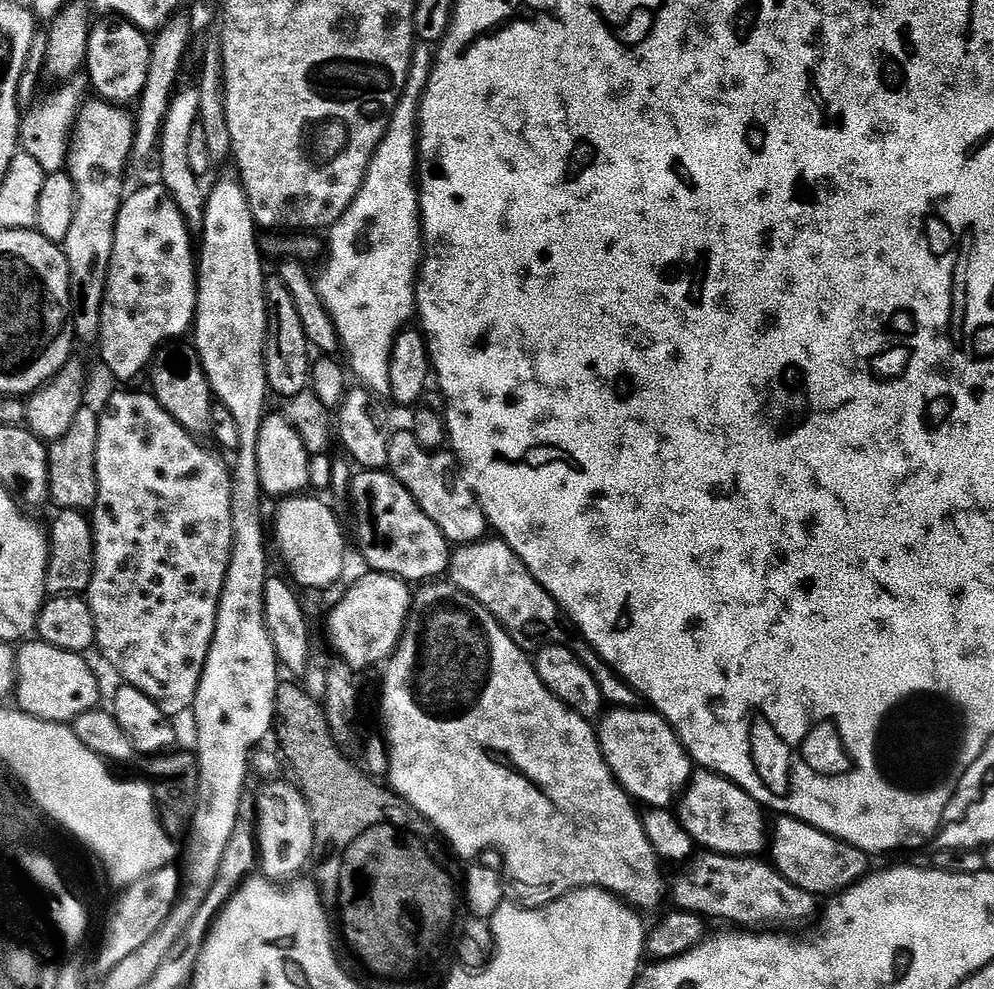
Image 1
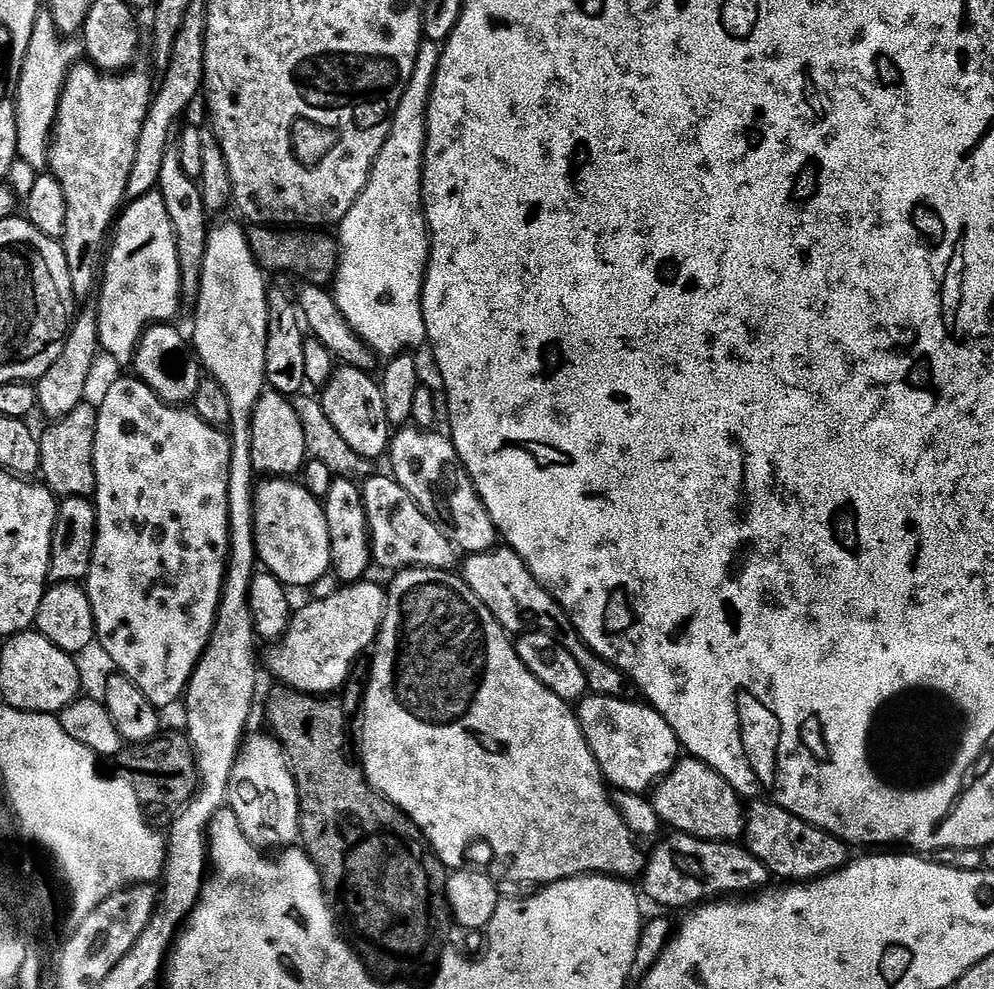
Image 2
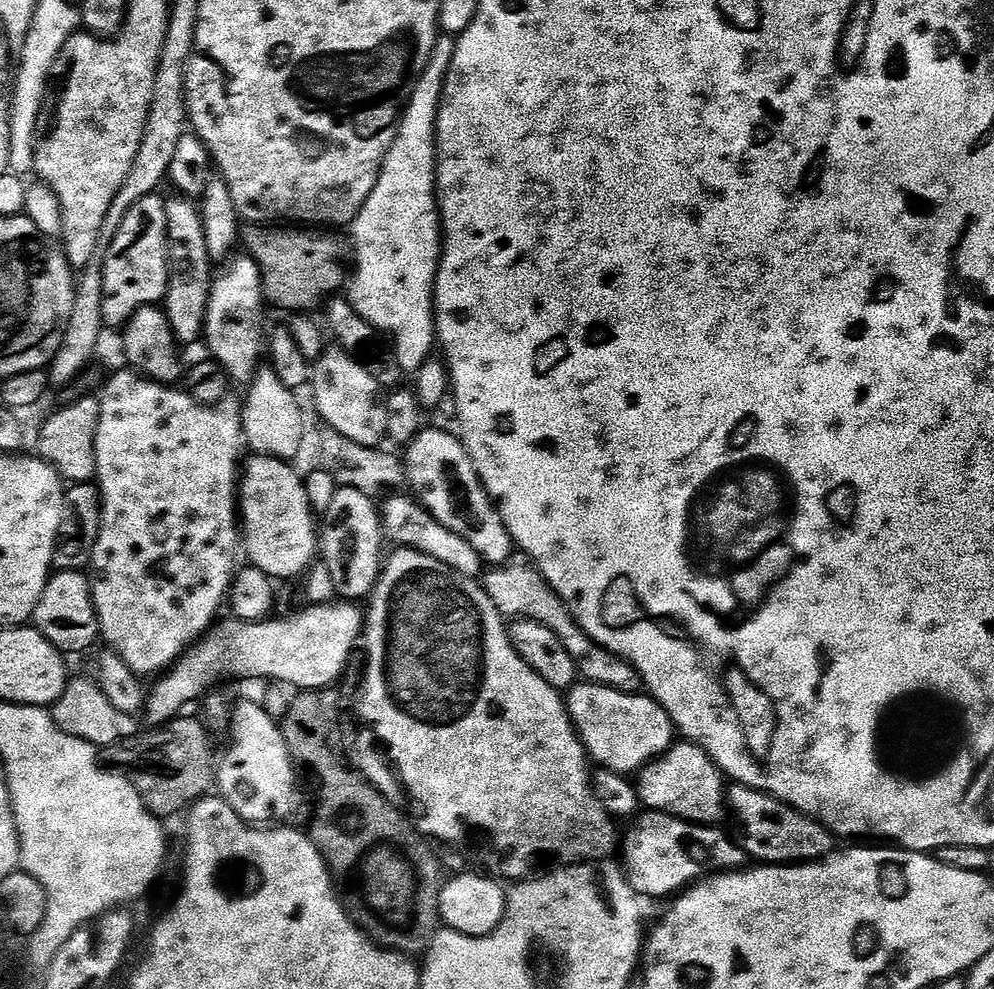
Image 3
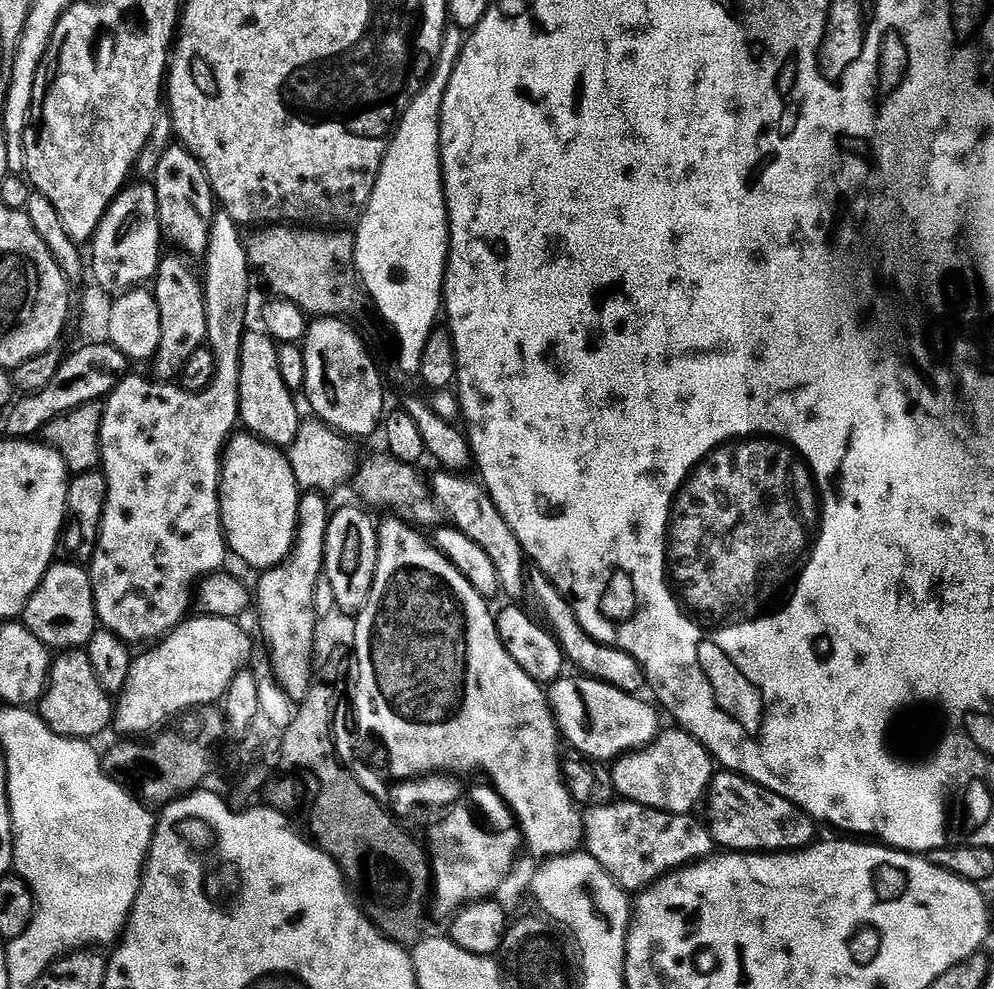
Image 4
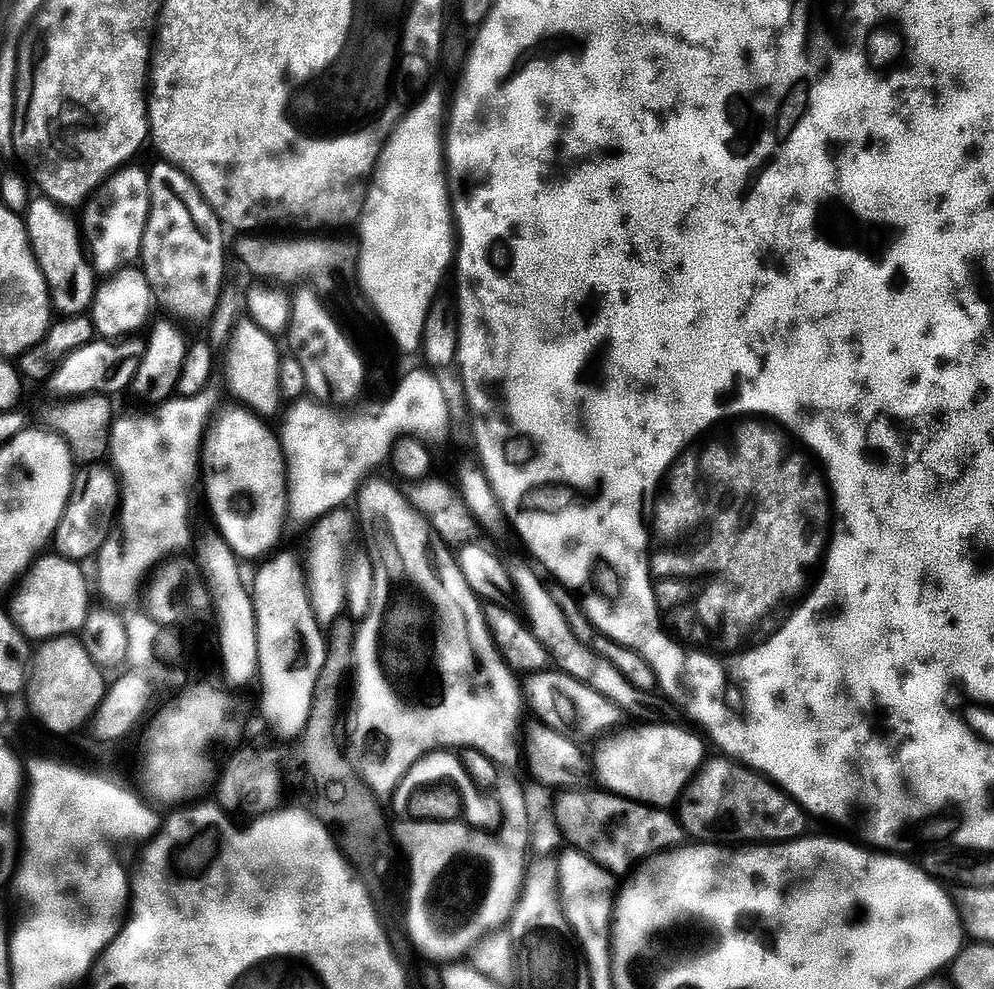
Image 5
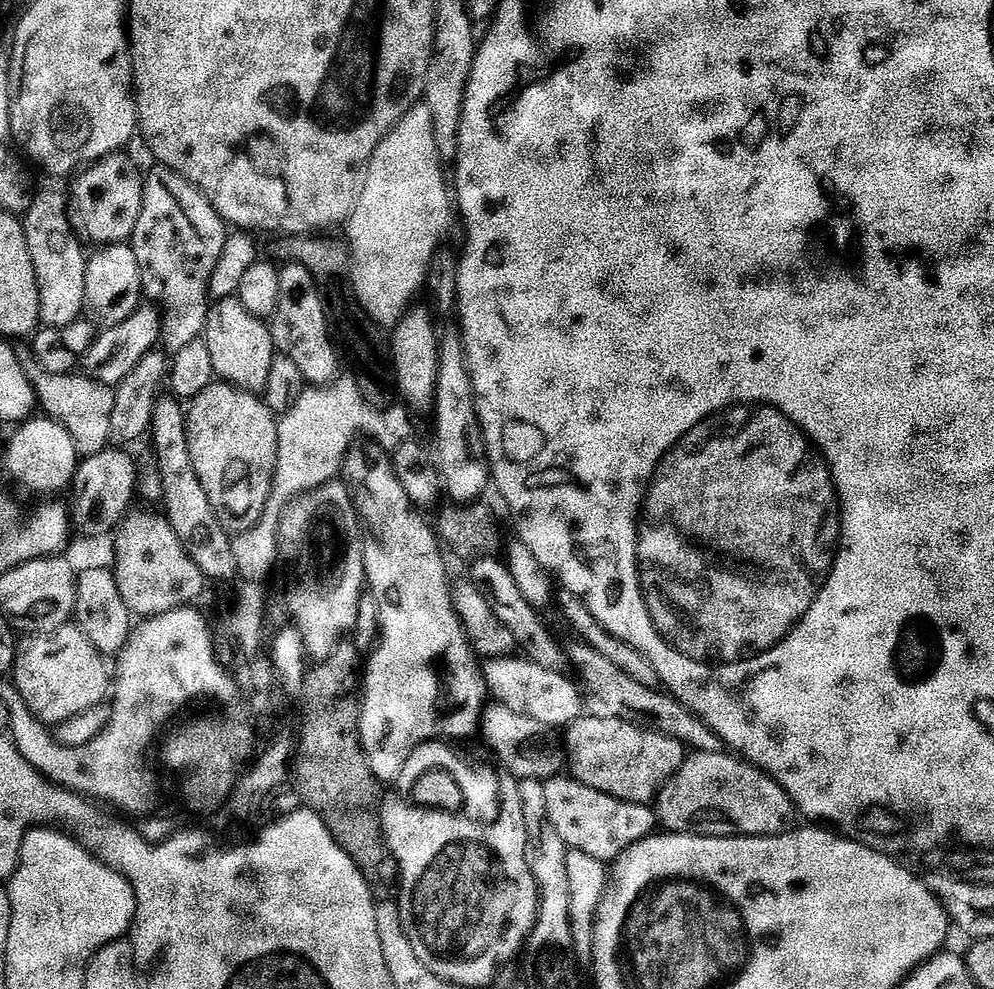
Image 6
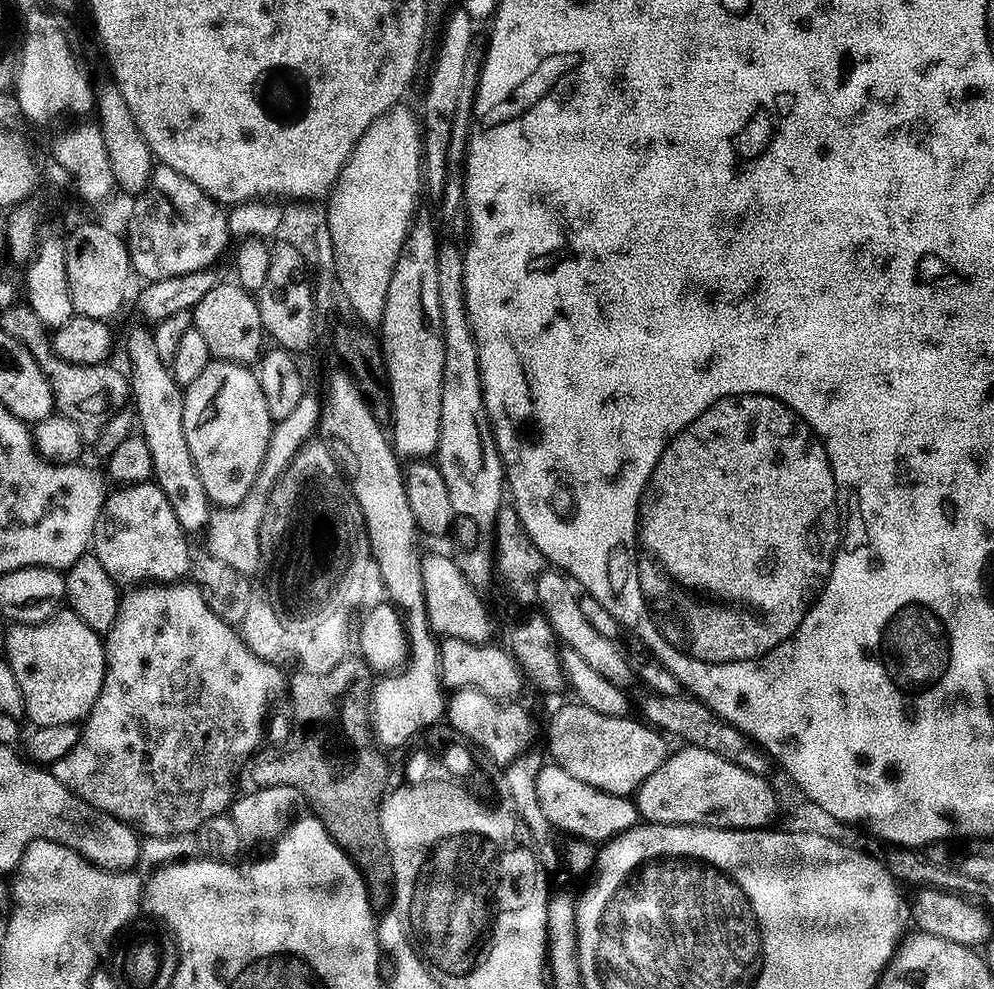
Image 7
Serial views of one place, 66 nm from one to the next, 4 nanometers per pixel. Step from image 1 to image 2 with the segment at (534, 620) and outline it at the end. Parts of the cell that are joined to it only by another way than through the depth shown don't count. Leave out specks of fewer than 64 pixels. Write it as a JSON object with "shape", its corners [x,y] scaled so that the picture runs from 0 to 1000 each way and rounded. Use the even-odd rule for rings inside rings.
{"shape":[[[510,552],[500,553],[498,556],[483,561],[472,561],[465,575],[467,587],[485,605],[485,609],[497,621],[499,628],[506,633],[512,641],[526,641],[542,637],[553,641],[590,677],[593,697],[599,703],[613,704],[614,706],[629,707],[633,703],[634,689],[627,679],[623,679],[613,667],[607,667],[602,660],[597,659],[595,653],[579,640],[575,627],[561,608],[550,599],[537,584],[531,575],[531,570],[523,561]]]}

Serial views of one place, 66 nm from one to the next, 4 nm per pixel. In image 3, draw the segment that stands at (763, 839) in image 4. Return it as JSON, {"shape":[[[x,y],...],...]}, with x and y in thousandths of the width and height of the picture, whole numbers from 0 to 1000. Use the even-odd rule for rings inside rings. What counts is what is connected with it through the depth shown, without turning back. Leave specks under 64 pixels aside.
{"shape":[[[737,792],[730,801],[730,817],[738,828],[744,832],[748,846],[743,846],[742,852],[758,871],[766,875],[771,874],[815,874],[819,870],[828,870],[839,860],[838,842],[823,829],[804,821],[774,805],[771,801],[764,801],[749,793]]]}

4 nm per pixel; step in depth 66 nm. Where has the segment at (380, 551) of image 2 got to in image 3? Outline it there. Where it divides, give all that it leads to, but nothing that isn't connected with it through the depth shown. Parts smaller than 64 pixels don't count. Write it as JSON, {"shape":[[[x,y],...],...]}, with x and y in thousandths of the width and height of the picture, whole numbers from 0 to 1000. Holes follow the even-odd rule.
{"shape":[[[394,499],[390,507],[384,510],[385,541],[395,546],[395,551],[403,554],[415,554],[419,558],[429,560],[433,564],[441,564],[453,576],[465,580],[469,584],[479,586],[484,581],[485,567],[480,556],[473,552],[472,548],[457,537],[451,536],[444,528],[441,528],[434,520],[418,505],[406,499]]]}

